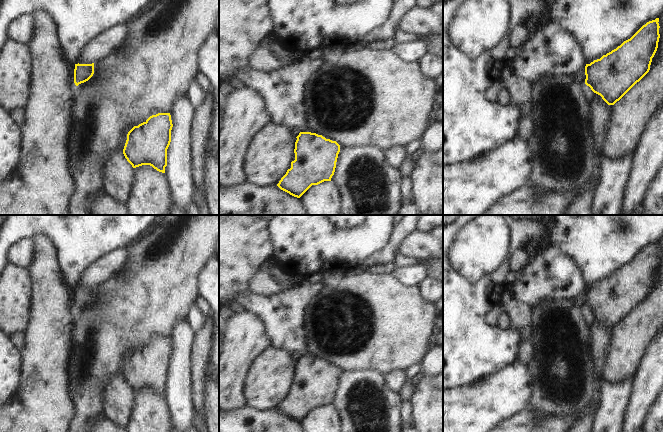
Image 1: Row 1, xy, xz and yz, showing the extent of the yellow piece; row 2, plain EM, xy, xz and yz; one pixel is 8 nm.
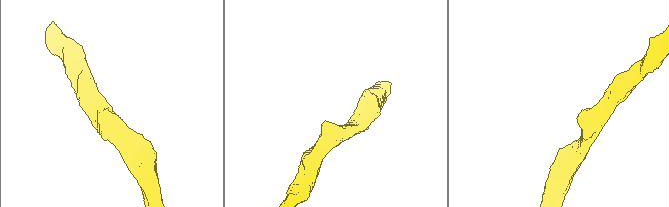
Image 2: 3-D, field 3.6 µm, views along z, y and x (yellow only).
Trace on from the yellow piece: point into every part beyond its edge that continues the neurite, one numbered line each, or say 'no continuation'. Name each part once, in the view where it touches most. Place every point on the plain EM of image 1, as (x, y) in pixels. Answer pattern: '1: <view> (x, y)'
no continuation

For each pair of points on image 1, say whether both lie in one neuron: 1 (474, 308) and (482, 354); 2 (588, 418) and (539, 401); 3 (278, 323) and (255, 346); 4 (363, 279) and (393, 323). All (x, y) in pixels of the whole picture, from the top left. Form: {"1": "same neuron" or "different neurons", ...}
{"1": "same neuron", "2": "same neuron", "3": "different neurons", "4": "same neuron"}

